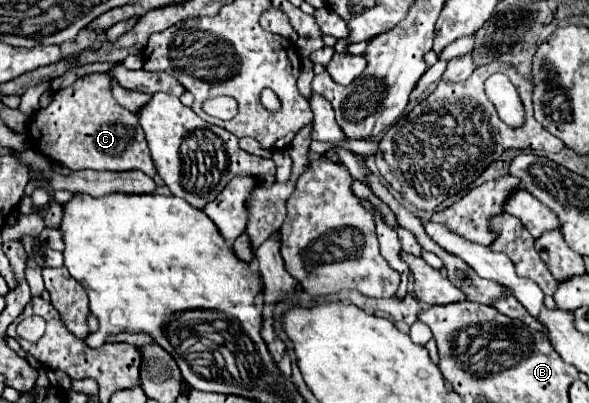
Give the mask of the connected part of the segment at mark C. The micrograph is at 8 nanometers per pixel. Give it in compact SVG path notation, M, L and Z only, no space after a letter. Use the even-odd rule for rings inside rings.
M102 73L84 75L76 79L70 87L56 91L50 105L32 115L26 137L32 149L52 161L66 165L72 171L138 169L150 177L156 175L138 117L128 109L122 109L122 105L114 101L110 91L110 79L102 77Z

